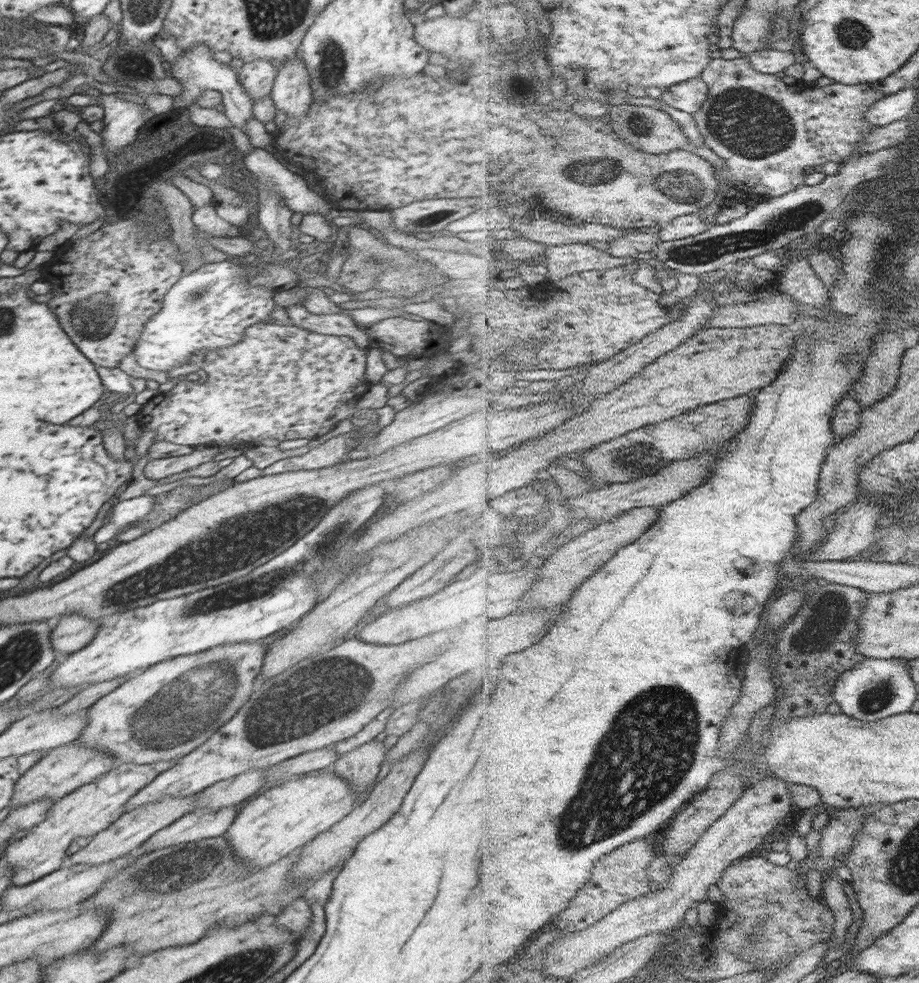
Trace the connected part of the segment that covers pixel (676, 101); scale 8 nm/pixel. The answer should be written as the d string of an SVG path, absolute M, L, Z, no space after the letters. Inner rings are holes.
M703 76L700 79L689 80L664 89L662 99L672 107L694 116L702 111L710 94L711 88Z

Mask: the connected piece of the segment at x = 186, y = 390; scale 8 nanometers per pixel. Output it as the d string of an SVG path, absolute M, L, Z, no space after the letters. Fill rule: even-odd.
M277 323L254 324L245 330L244 338L238 344L206 353L201 363L205 374L203 386L195 386L194 382L182 378L171 390L143 404L134 418L143 431L156 432L155 441L165 440L182 446L226 444L229 448L245 448L250 444L260 445L266 438L276 438L279 442L298 438L315 439L330 432L341 420L355 420L361 413L359 410L362 408L356 407L356 404L372 386L365 379L367 354L368 350L357 346L349 336L320 335Z

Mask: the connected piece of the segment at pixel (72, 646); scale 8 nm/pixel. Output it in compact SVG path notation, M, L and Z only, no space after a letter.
M79 612L65 615L51 630L52 649L60 654L77 652L90 644L99 626L100 620L88 620Z

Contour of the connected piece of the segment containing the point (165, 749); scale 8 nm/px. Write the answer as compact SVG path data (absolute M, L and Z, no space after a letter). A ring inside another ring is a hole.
M269 640L236 642L150 666L89 706L85 714L87 723L74 741L109 752L122 762L152 764L160 760L177 761L202 746L247 703L256 689L254 680L261 672L268 645Z

